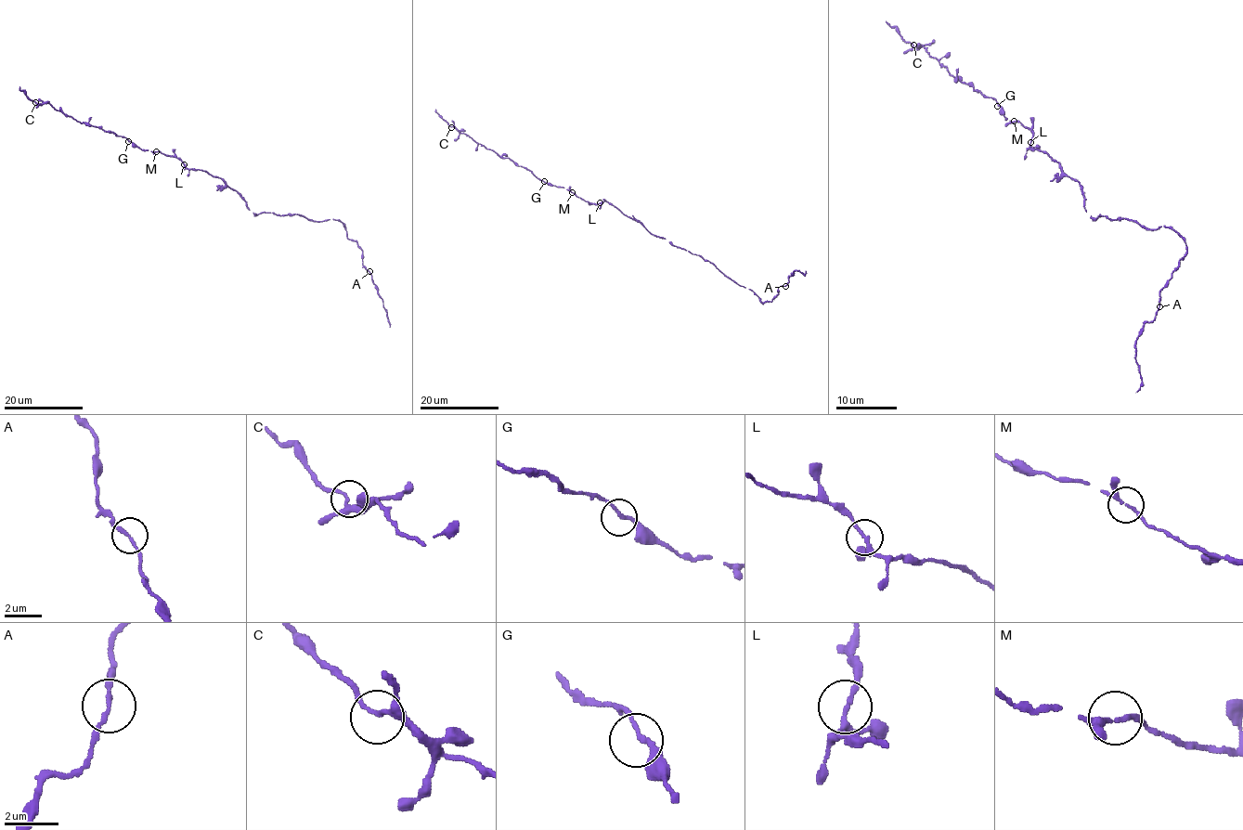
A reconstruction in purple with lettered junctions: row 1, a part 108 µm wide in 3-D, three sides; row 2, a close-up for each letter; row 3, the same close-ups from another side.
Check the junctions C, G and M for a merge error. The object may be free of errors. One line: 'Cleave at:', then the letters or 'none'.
Cleave at: none

